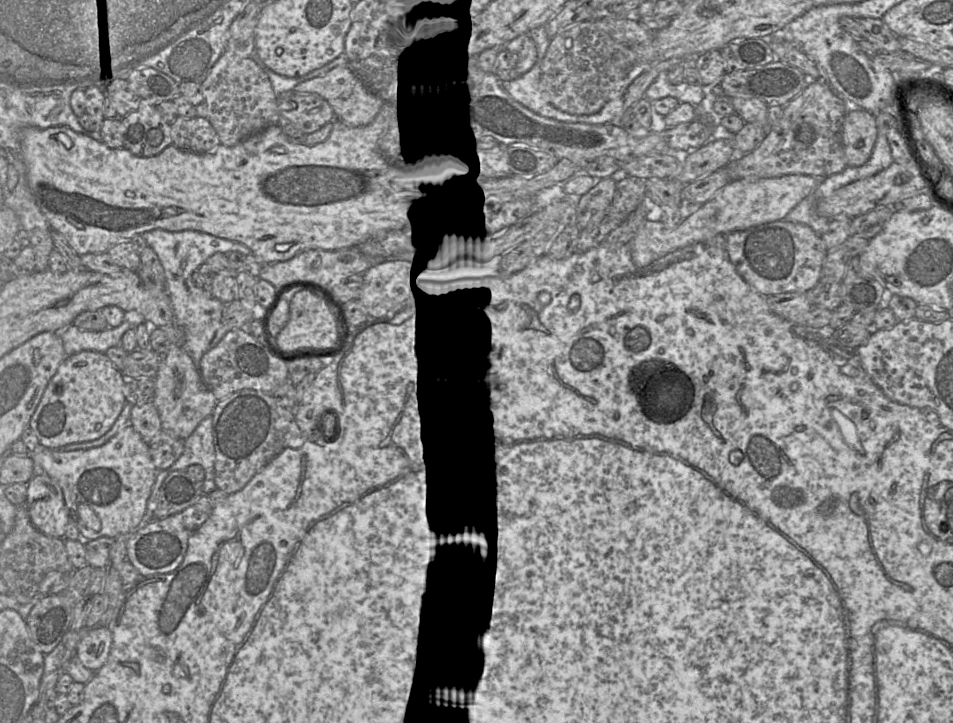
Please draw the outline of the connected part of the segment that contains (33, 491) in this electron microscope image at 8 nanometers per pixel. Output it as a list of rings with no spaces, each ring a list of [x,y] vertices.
[[[36,474],[27,484],[24,504],[32,525],[41,533],[64,538],[70,522],[62,489],[46,474]]]

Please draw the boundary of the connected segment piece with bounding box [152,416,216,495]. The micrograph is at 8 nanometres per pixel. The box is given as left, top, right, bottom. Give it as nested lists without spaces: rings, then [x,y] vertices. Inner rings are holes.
[[[209,416],[202,420],[194,432],[184,440],[184,451],[179,459],[166,470],[161,470],[157,473],[155,482],[152,487],[158,488],[158,494],[160,491],[160,487],[169,474],[169,471],[179,471],[186,470],[189,466],[192,465],[200,465],[203,467],[205,471],[205,477],[202,482],[202,490],[206,495],[212,490],[216,489],[216,485],[214,483],[214,463],[215,463],[215,447],[214,447],[214,429],[212,418]]]

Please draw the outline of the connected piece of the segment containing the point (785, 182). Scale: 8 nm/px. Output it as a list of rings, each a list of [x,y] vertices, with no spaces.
[[[784,175],[776,178],[744,178],[732,180],[722,188],[709,202],[699,207],[680,225],[669,228],[662,222],[644,221],[630,243],[630,251],[634,261],[640,266],[649,266],[655,261],[675,251],[693,245],[705,243],[717,234],[727,235],[754,226],[783,220],[806,197],[811,195],[819,185],[821,178],[808,175]]]

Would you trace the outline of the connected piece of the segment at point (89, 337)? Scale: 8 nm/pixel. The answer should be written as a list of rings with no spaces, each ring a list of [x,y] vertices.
[[[125,319],[117,327],[109,327],[103,331],[82,330],[70,325],[59,334],[66,355],[73,355],[82,351],[105,353],[111,347],[120,346],[123,334],[132,328]]]

